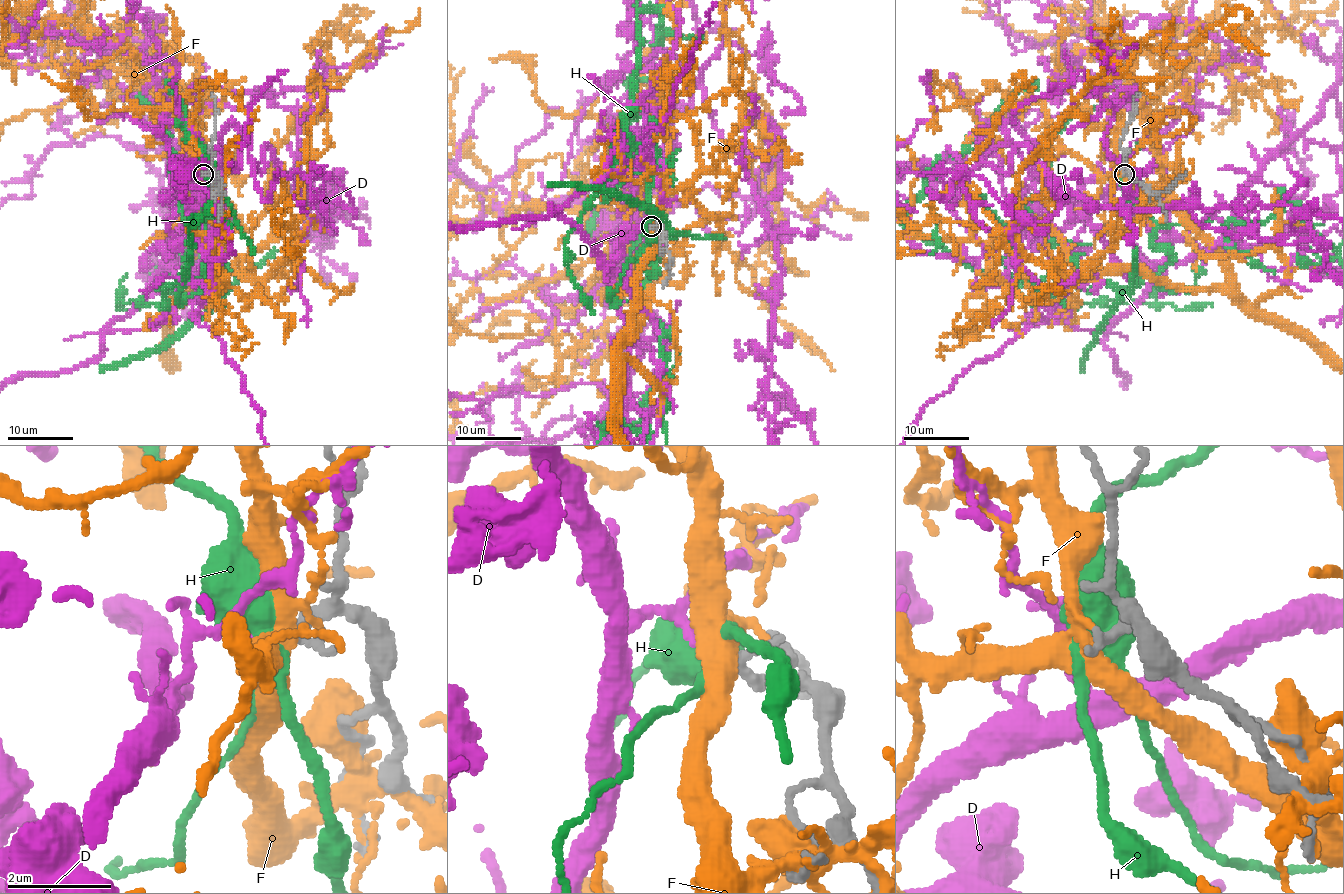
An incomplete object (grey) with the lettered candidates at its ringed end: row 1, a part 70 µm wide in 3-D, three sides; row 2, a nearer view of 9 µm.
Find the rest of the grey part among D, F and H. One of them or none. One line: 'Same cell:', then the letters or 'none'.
Same cell: D

